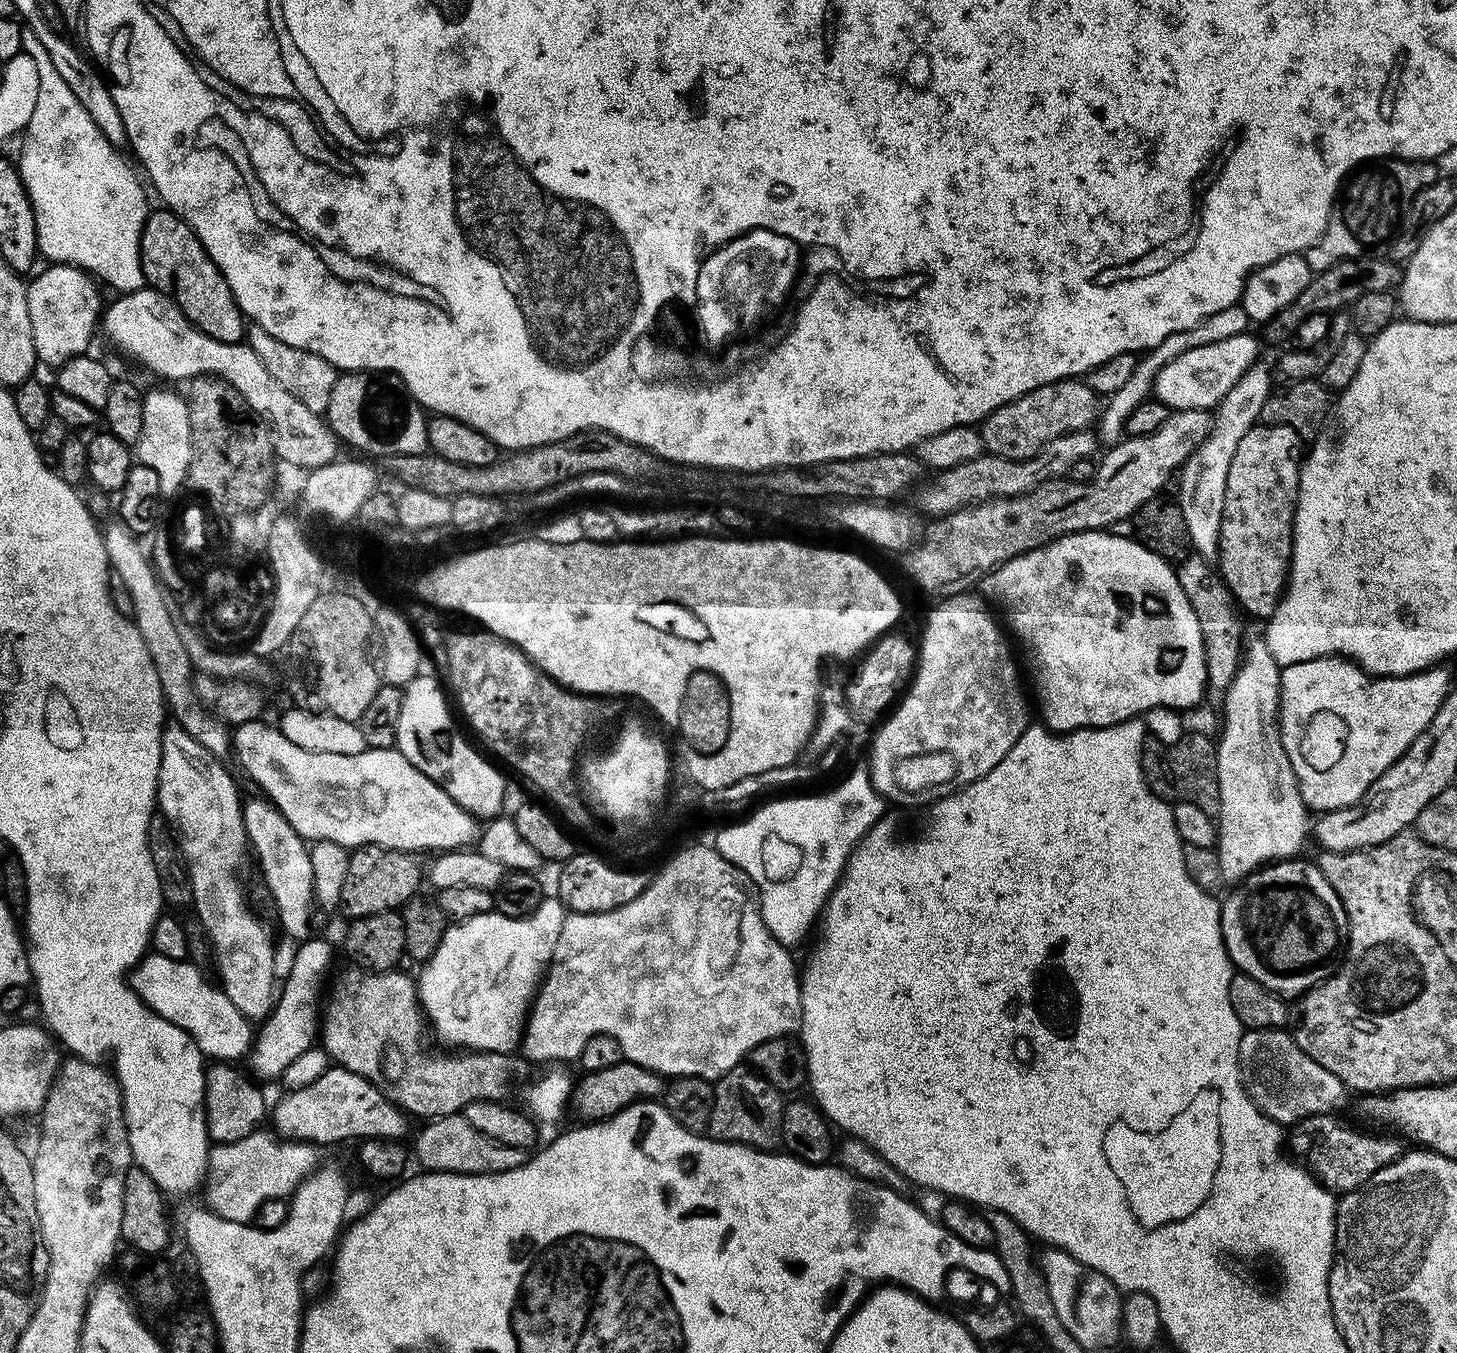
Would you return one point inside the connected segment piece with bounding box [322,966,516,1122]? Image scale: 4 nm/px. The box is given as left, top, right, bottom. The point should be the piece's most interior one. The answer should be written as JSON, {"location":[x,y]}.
{"location":[373,1025]}

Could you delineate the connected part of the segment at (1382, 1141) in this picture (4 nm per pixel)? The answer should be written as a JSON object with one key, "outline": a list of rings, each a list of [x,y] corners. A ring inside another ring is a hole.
{"outline":[[[1335,1115],[1318,1116],[1318,1130],[1320,1130],[1320,1146],[1314,1150],[1314,1164],[1320,1170],[1316,1177],[1329,1192],[1343,1194],[1353,1192],[1369,1183],[1378,1170],[1392,1164],[1402,1155],[1401,1137],[1396,1134],[1381,1134],[1376,1130],[1363,1132],[1360,1128],[1351,1128],[1340,1120],[1335,1120]]]}

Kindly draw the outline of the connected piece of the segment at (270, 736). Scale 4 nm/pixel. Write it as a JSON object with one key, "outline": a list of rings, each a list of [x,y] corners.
{"outline":[[[263,719],[247,721],[245,724],[235,725],[234,728],[234,754],[240,758],[240,764],[248,771],[248,776],[254,783],[258,784],[266,793],[264,793],[286,818],[286,822],[290,822],[290,826],[294,826],[294,830],[299,836],[304,837],[305,841],[315,842],[317,840],[329,840],[333,844],[339,844],[346,849],[355,850],[363,848],[366,844],[377,844],[383,848],[396,848],[400,852],[423,853],[423,848],[436,848],[435,850],[456,850],[461,846],[468,844],[477,839],[478,824],[477,817],[470,812],[465,812],[459,808],[456,803],[437,786],[426,774],[419,772],[417,768],[405,758],[395,747],[390,748],[365,748],[362,754],[318,754],[310,750],[302,750],[302,746],[294,746],[294,742],[290,742],[290,738],[286,738],[280,733],[279,727],[263,724]]]}

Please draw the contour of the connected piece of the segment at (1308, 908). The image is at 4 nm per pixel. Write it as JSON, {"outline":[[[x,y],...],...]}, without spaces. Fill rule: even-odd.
{"outline":[[[1289,858],[1286,860],[1277,860],[1264,867],[1256,869],[1249,876],[1245,876],[1243,880],[1235,885],[1236,888],[1229,894],[1220,904],[1220,929],[1222,930],[1222,938],[1224,945],[1228,951],[1228,956],[1232,959],[1233,965],[1243,975],[1253,976],[1259,984],[1266,986],[1274,993],[1285,998],[1299,998],[1305,992],[1309,992],[1311,988],[1321,984],[1323,980],[1328,979],[1337,967],[1338,961],[1341,959],[1342,953],[1348,947],[1348,919],[1346,918],[1346,910],[1342,906],[1342,902],[1338,898],[1338,894],[1334,890],[1334,886],[1330,886],[1330,882],[1325,878],[1324,871],[1320,869],[1319,863],[1312,862],[1307,864],[1301,858]]]}

